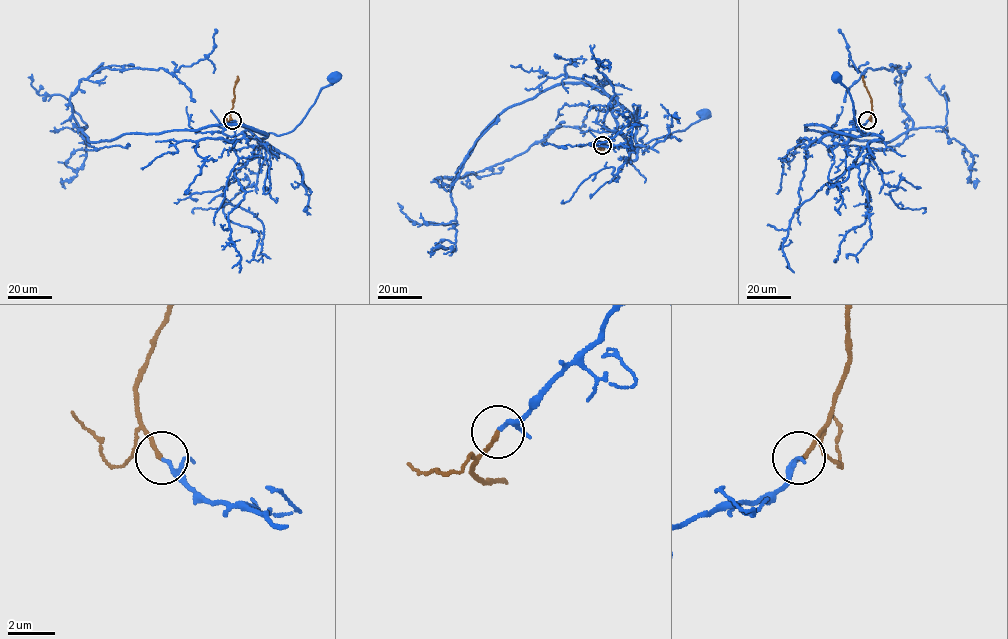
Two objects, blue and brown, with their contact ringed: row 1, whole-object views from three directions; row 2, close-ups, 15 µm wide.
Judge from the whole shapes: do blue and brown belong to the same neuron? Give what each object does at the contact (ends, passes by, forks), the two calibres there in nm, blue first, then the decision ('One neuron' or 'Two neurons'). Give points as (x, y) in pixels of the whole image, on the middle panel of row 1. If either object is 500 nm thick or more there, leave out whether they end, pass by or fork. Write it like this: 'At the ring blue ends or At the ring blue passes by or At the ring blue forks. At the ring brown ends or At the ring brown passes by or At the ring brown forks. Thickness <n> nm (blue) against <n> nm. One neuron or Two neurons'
At the ring blue passes by. At the ring brown ends. Thickness 120 nm (blue) against 180 nm. One neuron

